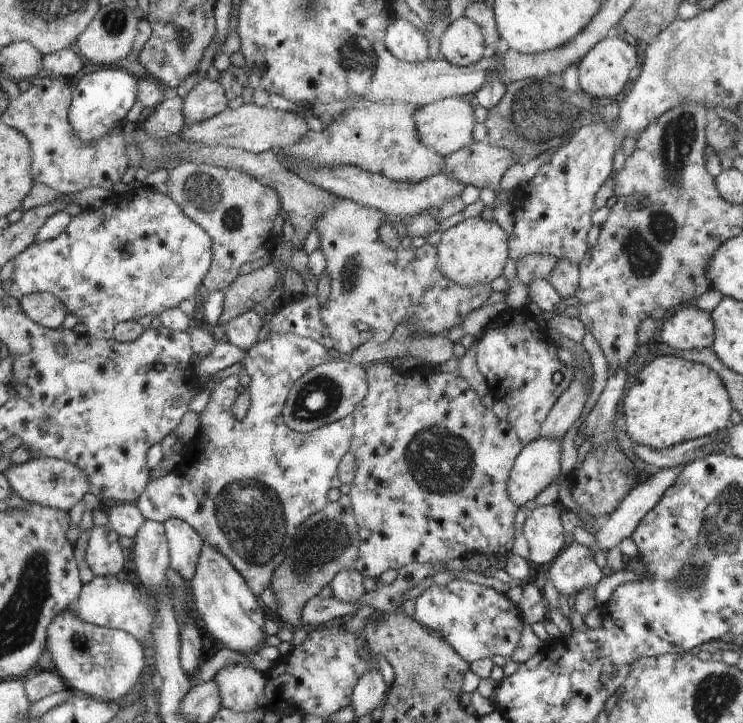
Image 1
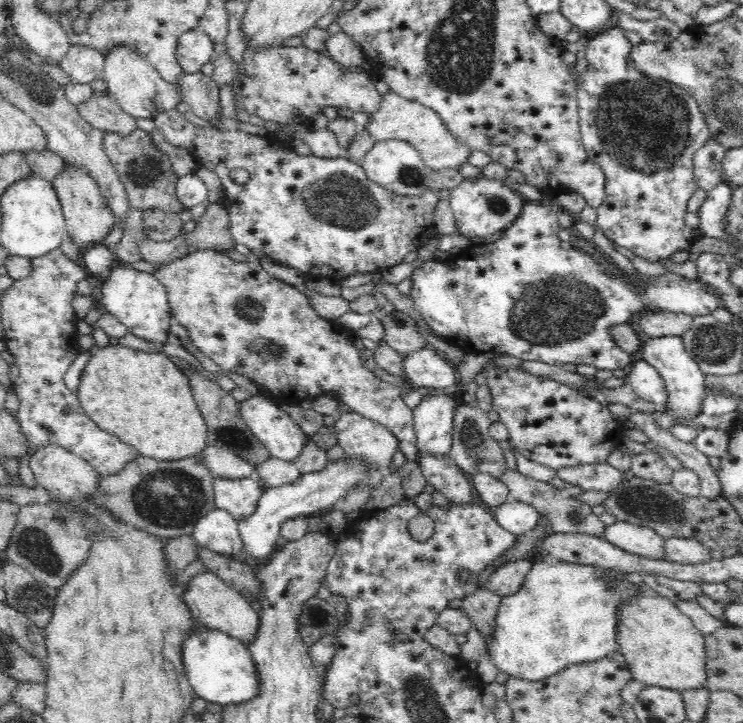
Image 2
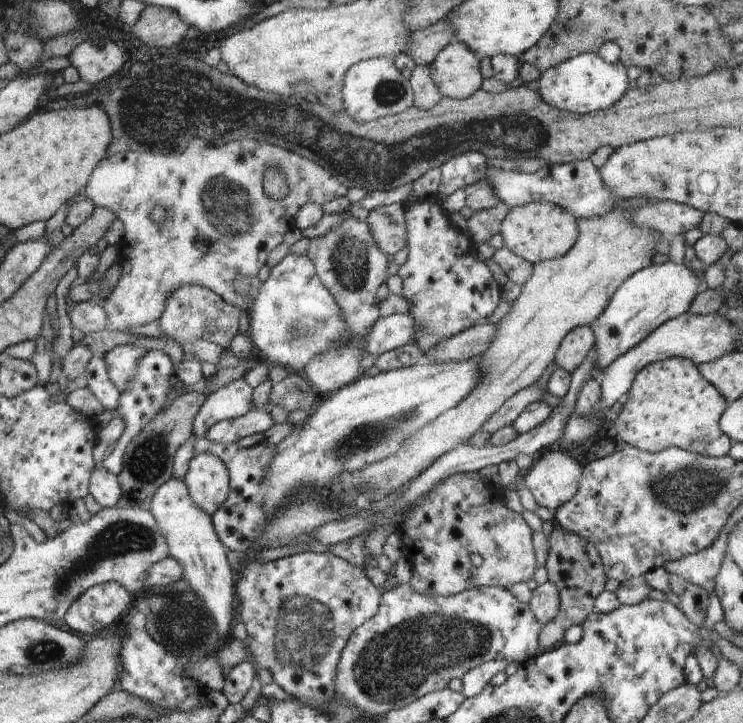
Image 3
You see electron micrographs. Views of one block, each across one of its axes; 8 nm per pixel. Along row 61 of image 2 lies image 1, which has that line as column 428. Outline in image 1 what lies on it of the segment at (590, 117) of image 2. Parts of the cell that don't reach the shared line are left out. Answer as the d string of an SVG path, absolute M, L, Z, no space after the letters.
M455 580L443 586L429 584L427 590L413 594L411 598L415 602L415 620L435 636L443 638L465 662L491 658L495 654L505 660L513 656L523 620L517 606L509 602L505 594L497 594L487 586Z

